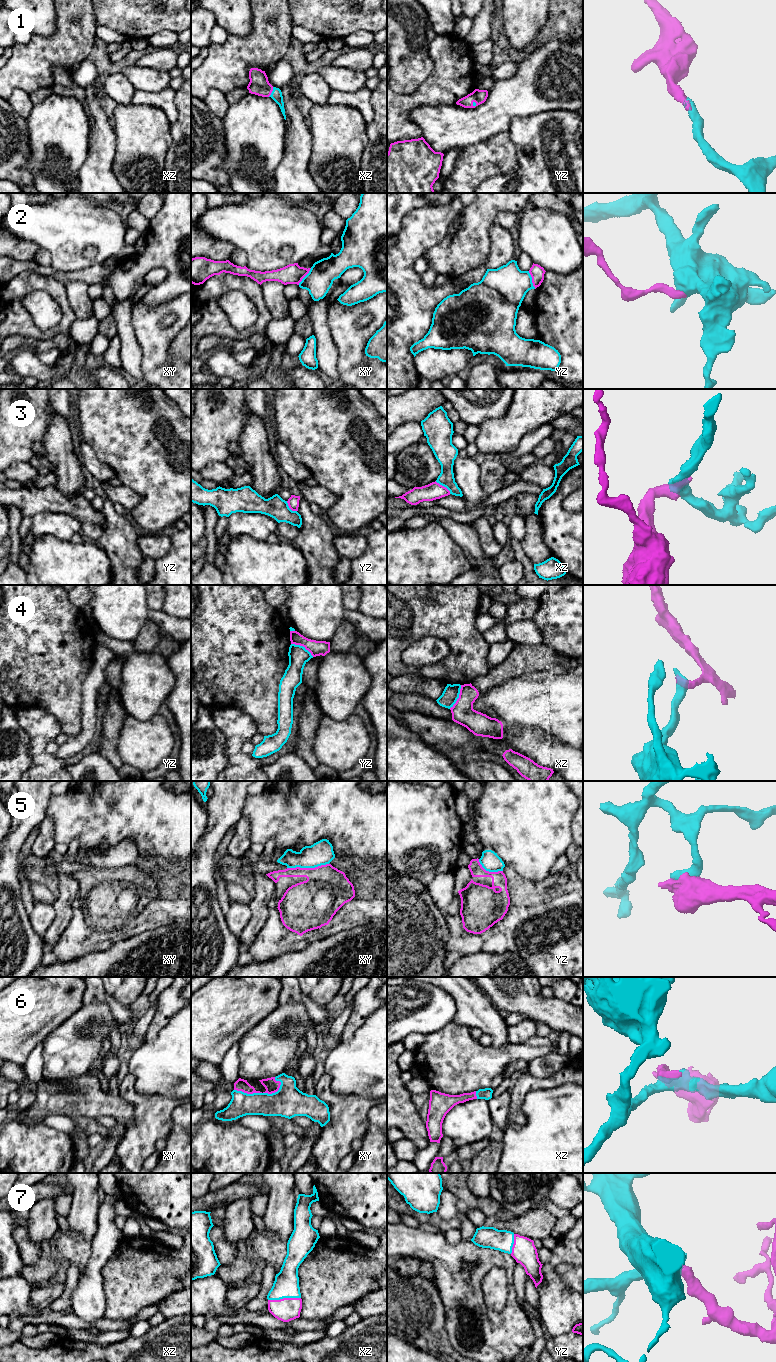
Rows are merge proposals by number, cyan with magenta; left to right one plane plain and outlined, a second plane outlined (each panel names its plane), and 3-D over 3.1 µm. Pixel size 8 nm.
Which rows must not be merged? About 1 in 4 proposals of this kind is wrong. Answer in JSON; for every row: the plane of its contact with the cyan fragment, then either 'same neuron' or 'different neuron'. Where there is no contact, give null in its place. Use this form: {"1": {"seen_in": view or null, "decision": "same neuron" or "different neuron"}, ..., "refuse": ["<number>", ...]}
{"1": {"seen_in": "xz", "decision": "same neuron"}, "2": {"seen_in": "yz", "decision": "different neuron"}, "3": {"seen_in": "xz", "decision": "different neuron"}, "4": {"seen_in": "xz", "decision": "different neuron"}, "5": {"seen_in": "xy", "decision": "different neuron"}, "6": {"seen_in": "xy", "decision": "same neuron"}, "7": {"seen_in": "xz", "decision": "same neuron"}, "refuse": ["2", "3", "4", "5"]}

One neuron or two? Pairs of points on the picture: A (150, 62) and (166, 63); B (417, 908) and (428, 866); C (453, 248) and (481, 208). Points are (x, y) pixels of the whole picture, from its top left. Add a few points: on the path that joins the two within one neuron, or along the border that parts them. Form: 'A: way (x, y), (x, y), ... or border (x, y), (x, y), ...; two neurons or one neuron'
A: way (154, 62), (162, 62); one neuron
B: border (402, 873), (420, 881), (426, 887); two neurons
C: way (463, 238), (477, 218); one neuron

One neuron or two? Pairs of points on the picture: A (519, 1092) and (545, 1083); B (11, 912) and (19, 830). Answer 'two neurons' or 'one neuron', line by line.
A: one neuron
B: one neuron

